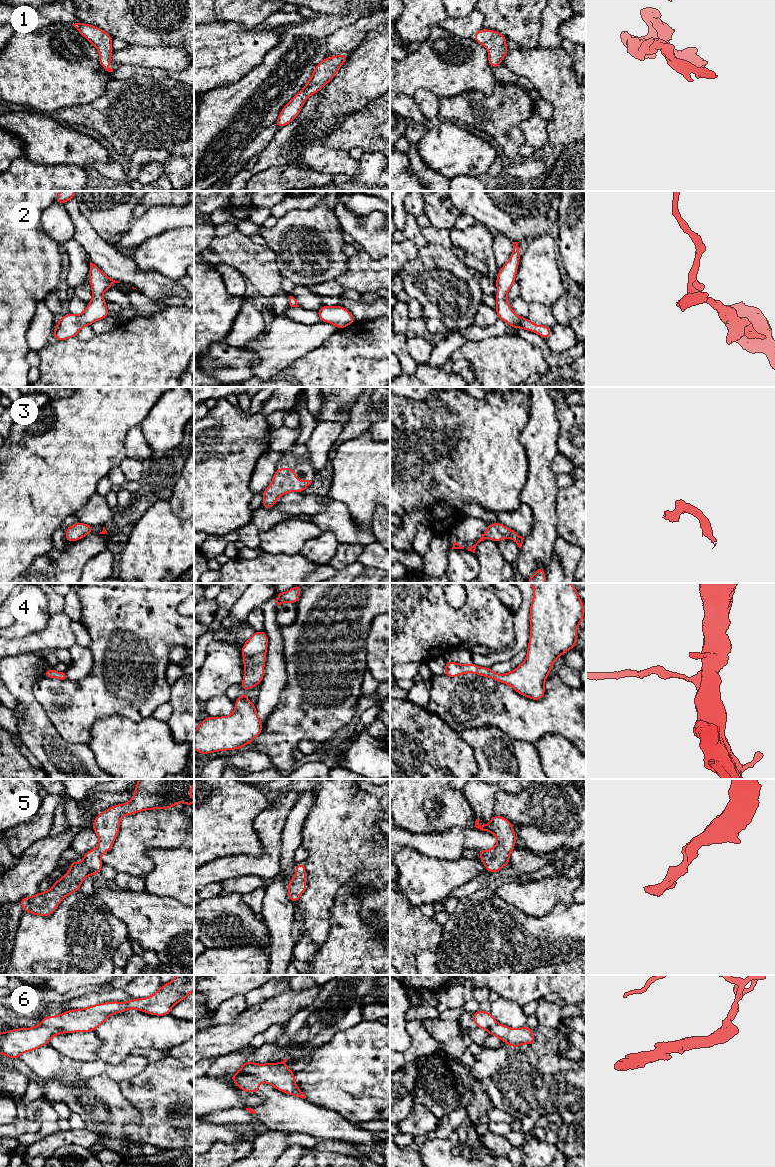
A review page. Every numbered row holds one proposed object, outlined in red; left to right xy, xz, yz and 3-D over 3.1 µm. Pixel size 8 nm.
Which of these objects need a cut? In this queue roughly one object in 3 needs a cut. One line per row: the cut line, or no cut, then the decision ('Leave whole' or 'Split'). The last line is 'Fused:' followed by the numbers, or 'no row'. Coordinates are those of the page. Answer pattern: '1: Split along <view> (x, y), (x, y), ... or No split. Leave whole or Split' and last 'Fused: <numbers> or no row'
1: No split. Leave whole
2: No split. Leave whole
3: No split. Leave whole
4: No split. Leave whole
5: No split. Leave whole
6: Split along xy (41, 1023), (53, 1025), (61, 1032). Split
Fused: 6

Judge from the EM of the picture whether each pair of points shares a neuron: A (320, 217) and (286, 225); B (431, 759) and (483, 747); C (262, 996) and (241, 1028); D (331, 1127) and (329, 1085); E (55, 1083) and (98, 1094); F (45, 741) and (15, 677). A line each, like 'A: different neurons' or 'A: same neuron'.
A: same neuron
B: different neurons
C: different neurons
D: different neurons
E: same neuron
F: same neuron

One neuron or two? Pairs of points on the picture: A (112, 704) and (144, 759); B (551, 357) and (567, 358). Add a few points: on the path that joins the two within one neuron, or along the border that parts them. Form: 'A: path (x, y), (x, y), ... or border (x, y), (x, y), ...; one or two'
A: border (141, 720), (110, 715), (95, 721); two
B: path (555, 358), (563, 358); one

